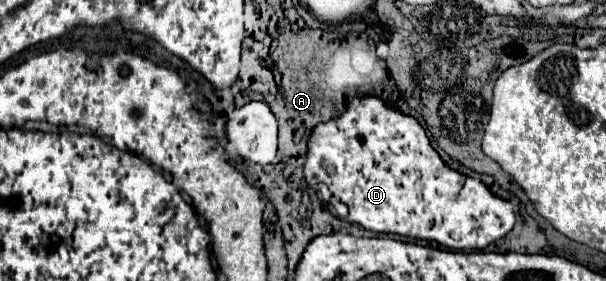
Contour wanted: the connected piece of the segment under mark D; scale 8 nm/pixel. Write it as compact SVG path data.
M374 95L356 97L340 119L320 123L314 129L308 141L304 175L308 185L328 185L328 189L348 205L348 221L374 233L396 233L436 241L448 249L484 249L492 241L504 237L516 223L514 209L508 201L494 197L478 179L448 169L432 149L426 131L418 121Z

